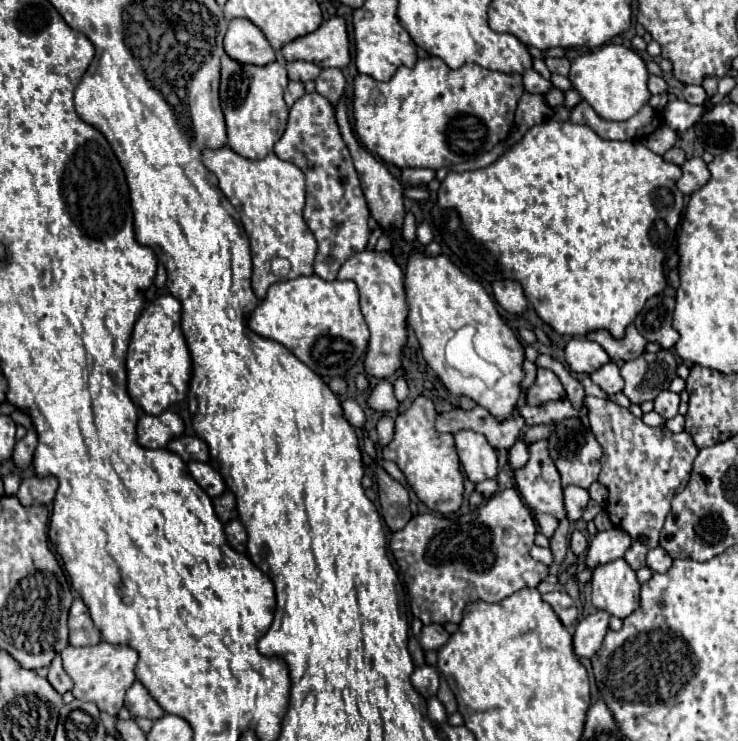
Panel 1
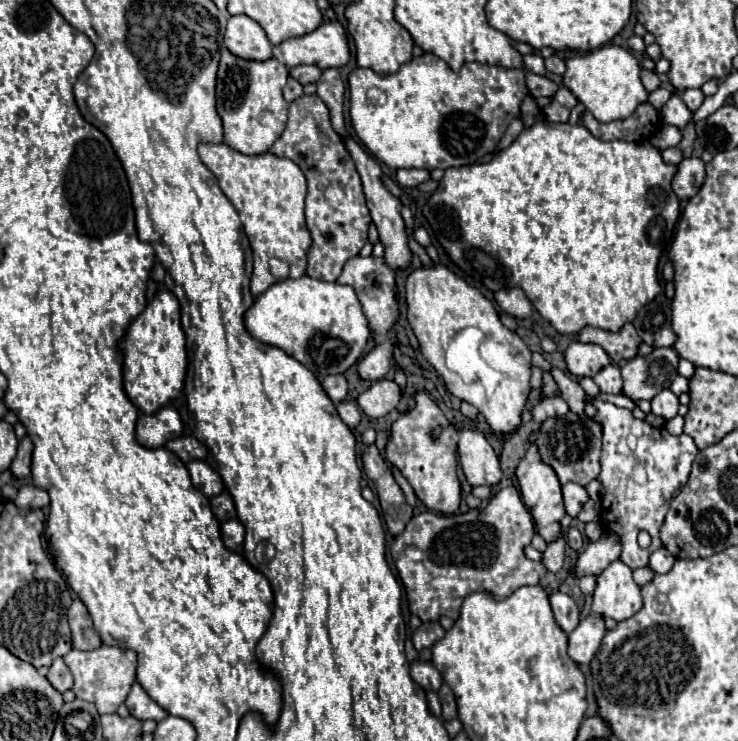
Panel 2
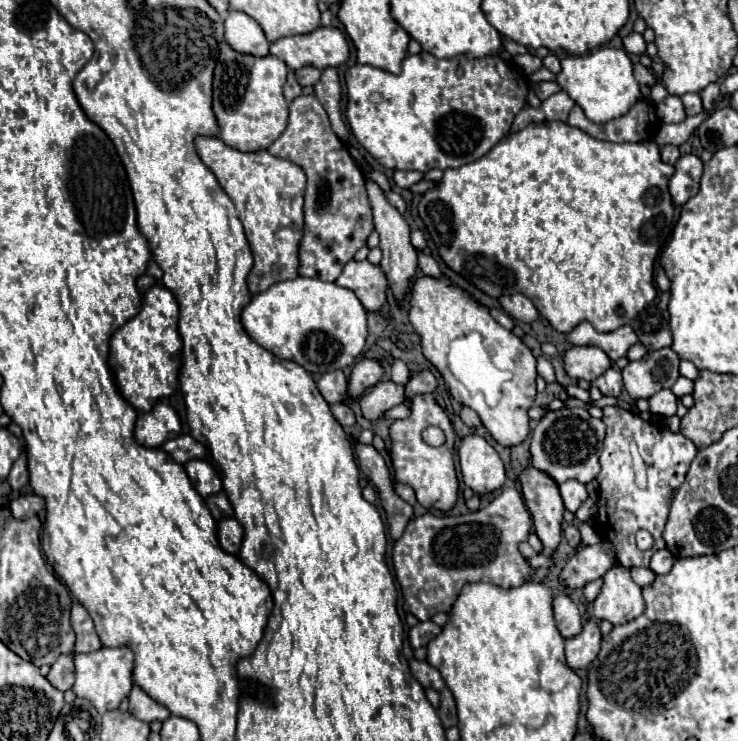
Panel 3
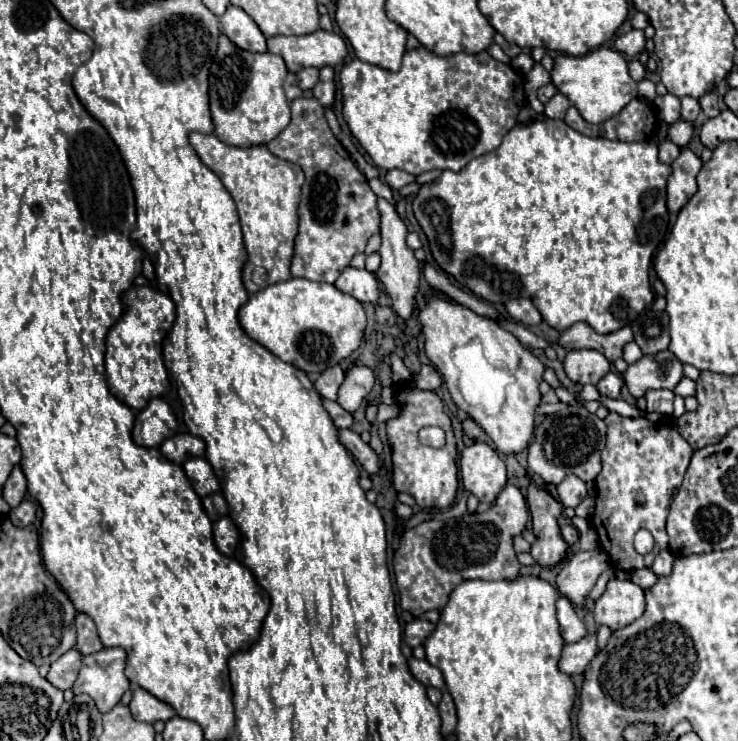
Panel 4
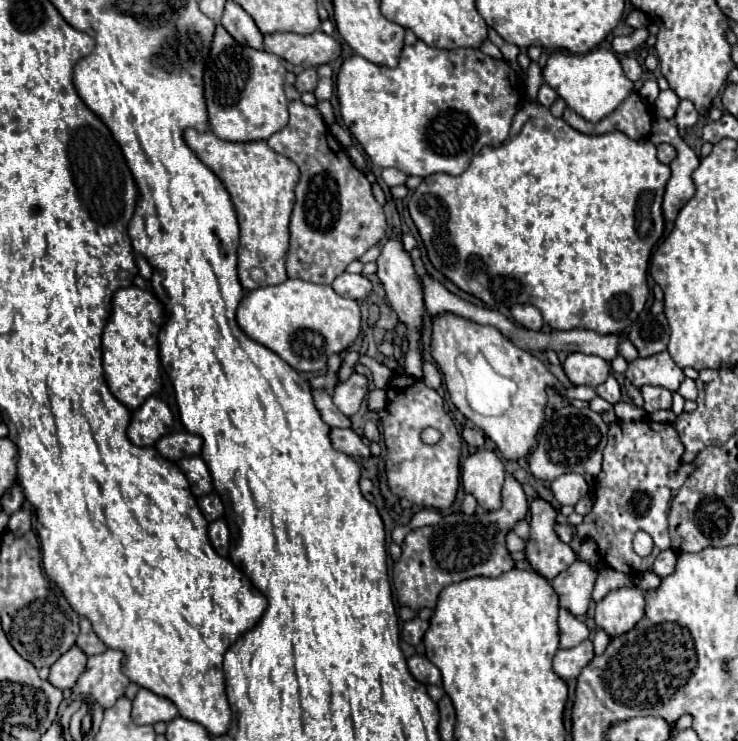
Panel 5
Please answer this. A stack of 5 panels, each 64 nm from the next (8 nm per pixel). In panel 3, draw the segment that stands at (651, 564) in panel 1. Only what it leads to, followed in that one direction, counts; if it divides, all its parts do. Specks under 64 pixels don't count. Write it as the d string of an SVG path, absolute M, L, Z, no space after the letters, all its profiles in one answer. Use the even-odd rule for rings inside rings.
M660 550L660 552L654 552L650 568L656 574L668 574L672 570L672 564L674 564L674 556L668 550Z

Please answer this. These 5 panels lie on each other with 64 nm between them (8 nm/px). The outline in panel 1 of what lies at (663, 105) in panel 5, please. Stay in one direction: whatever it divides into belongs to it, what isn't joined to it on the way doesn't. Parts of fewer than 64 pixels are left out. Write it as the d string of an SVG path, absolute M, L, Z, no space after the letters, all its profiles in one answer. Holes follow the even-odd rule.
M670 100L662 112L664 122L676 132L684 132L692 124L696 124L696 120L700 120L702 114L702 106L692 106L686 100Z

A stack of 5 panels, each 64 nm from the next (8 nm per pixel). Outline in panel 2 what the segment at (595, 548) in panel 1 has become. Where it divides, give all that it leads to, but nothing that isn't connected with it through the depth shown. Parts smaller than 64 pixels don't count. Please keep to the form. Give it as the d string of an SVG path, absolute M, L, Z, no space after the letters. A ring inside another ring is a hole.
M604 534L600 540L588 542L588 546L580 550L572 574L576 578L598 576L600 572L604 572L606 566L610 566L618 558L620 558L620 540L616 540L616 536Z

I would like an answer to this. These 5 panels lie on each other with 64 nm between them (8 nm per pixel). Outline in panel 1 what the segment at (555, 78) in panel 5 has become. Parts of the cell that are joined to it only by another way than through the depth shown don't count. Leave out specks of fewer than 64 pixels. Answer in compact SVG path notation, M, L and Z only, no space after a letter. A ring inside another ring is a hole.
M618 44L600 46L588 54L582 54L572 60L568 74L572 88L594 108L594 112L604 120L628 120L650 100L648 90L648 70L642 58Z

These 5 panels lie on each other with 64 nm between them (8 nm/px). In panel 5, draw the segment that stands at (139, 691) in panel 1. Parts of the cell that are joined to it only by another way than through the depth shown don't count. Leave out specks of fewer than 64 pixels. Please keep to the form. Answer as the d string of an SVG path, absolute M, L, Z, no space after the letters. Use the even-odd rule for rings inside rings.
M140 688L134 698L132 720L136 724L156 724L156 722L170 722L178 716L178 708L168 700L162 698L146 688Z

